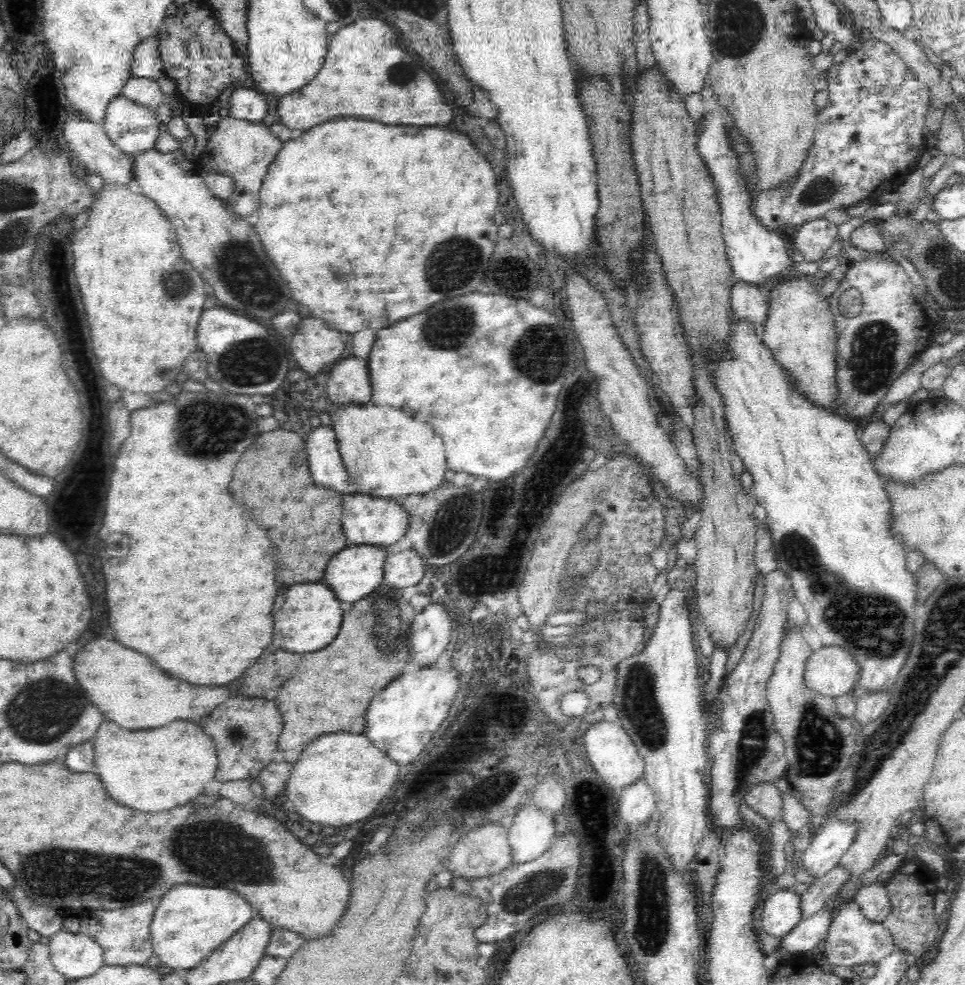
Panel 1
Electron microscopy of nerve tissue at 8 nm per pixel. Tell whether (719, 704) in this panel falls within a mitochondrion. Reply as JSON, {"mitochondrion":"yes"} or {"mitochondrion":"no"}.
{"mitochondrion":"no"}

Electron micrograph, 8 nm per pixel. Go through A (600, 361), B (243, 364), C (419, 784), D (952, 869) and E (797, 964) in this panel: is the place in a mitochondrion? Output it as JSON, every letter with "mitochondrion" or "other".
{"A":"other","B":"mitochondrion","C":"other","D":"other","E":"other"}

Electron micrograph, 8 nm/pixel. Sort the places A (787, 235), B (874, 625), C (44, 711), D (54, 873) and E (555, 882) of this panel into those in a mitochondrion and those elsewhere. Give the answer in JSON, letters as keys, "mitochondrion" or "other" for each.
{"A":"other","B":"mitochondrion","C":"mitochondrion","D":"mitochondrion","E":"mitochondrion"}

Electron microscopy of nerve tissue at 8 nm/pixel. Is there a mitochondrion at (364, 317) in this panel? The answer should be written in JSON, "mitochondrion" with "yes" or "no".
{"mitochondrion":"no"}

